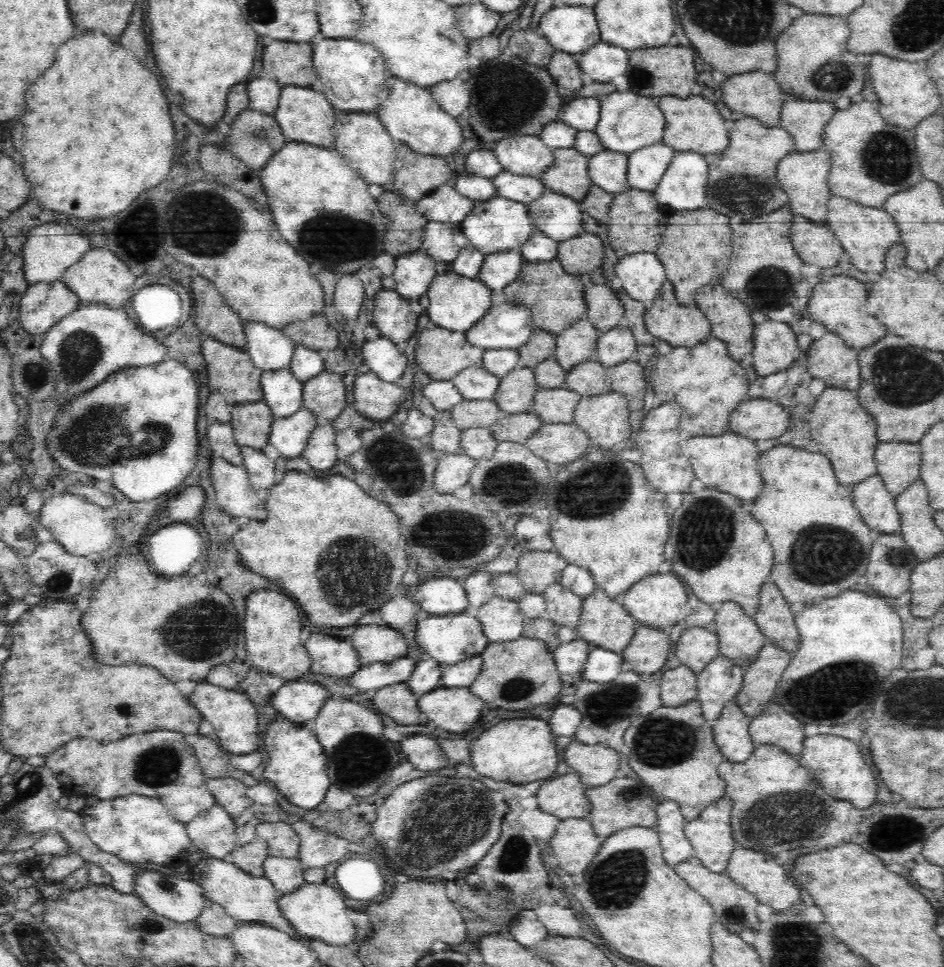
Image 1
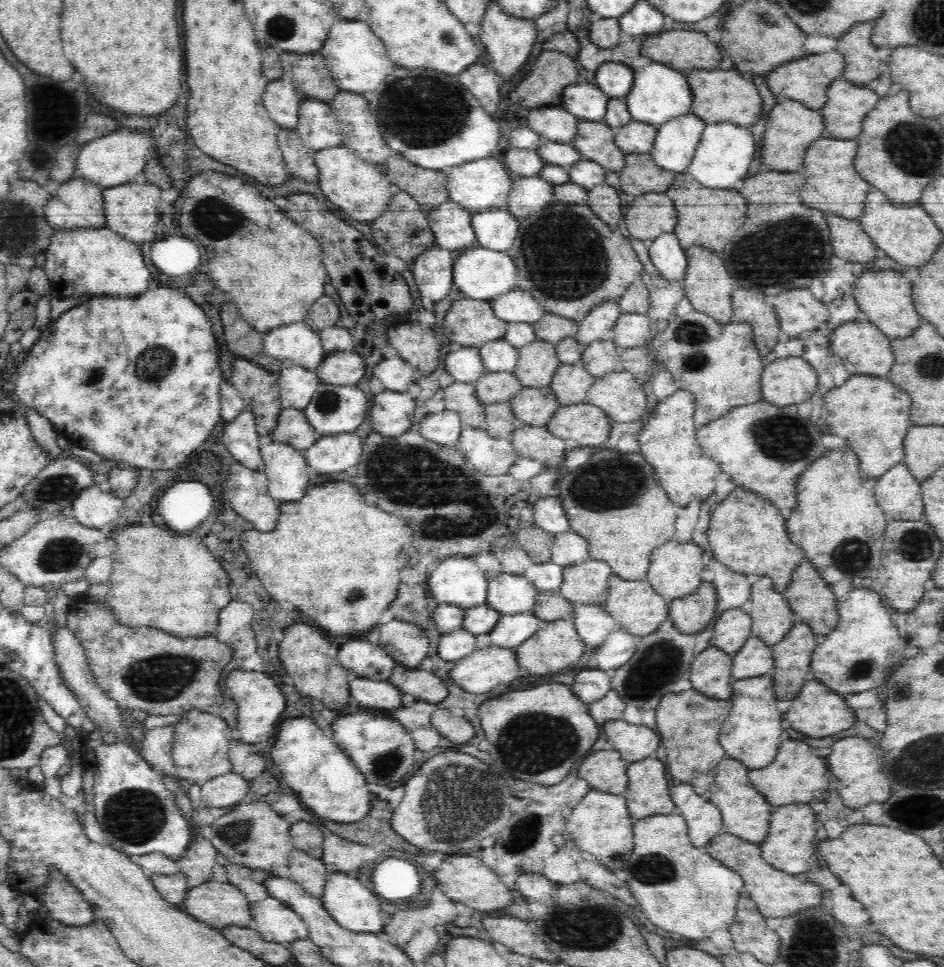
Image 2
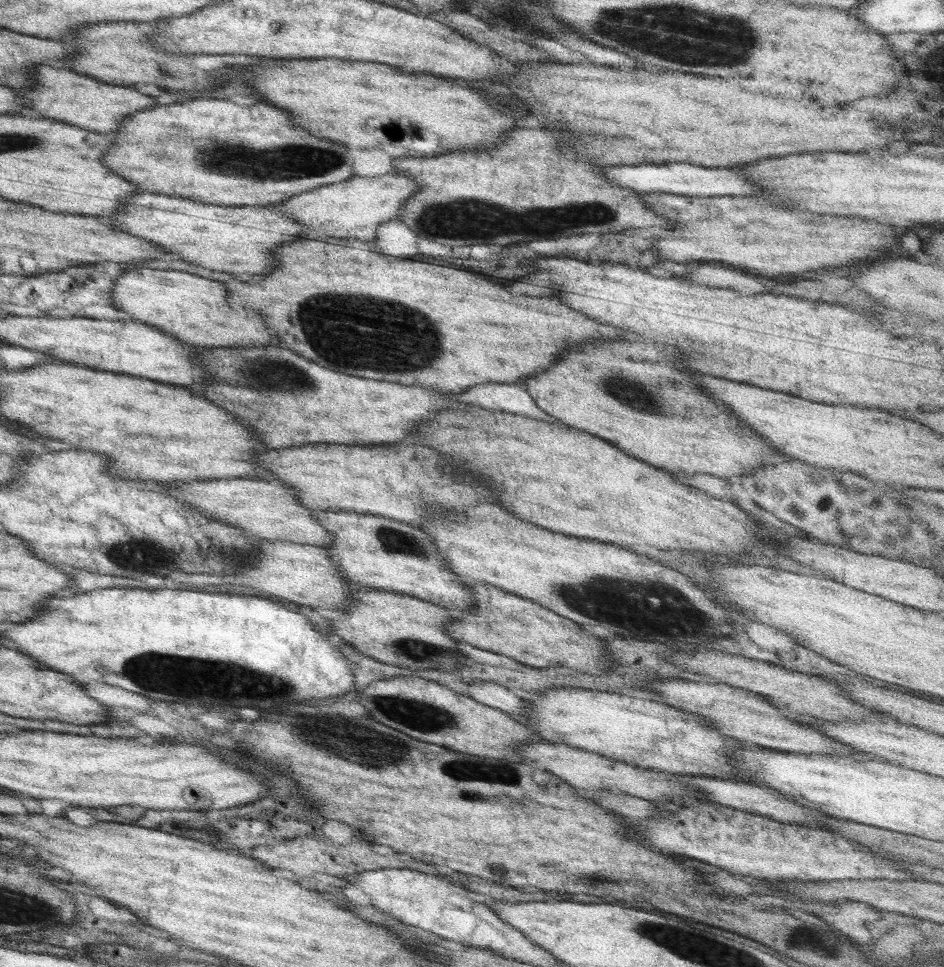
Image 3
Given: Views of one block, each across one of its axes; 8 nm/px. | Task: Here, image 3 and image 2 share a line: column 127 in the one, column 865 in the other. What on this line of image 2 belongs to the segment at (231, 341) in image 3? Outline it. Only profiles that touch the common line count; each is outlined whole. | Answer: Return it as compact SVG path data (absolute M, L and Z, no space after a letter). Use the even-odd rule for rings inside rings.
M895 270L867 271L854 284L854 302L868 314L867 320L879 327L892 339L910 336L922 324L922 316L916 312L912 300L912 282Z

